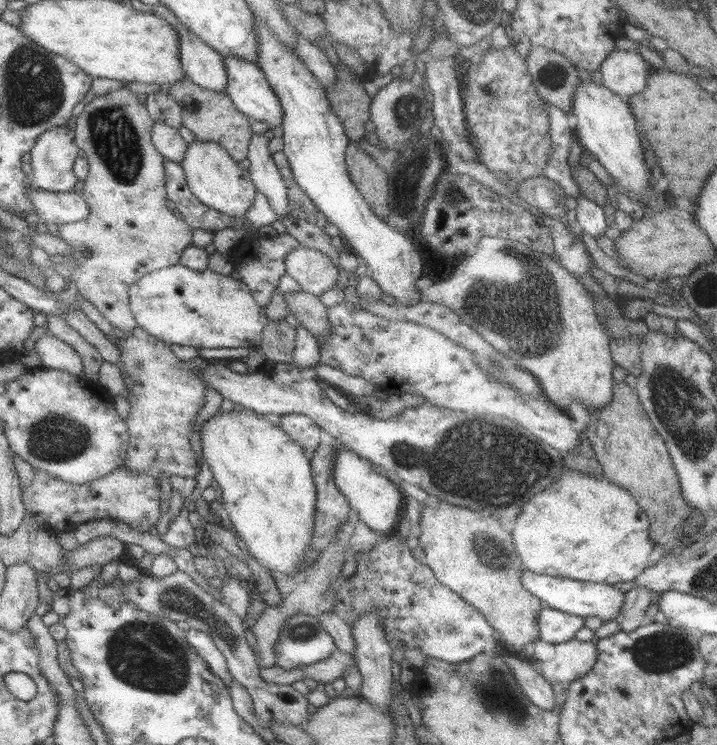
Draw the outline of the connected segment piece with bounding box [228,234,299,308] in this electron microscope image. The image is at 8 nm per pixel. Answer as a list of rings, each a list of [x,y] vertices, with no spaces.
[[[277,234],[274,238],[259,236],[249,238],[245,236],[233,253],[228,255],[233,261],[233,269],[237,280],[247,286],[253,300],[259,306],[265,308],[269,304],[273,289],[277,288],[279,278],[285,274],[285,256],[297,247],[299,247],[299,244],[289,234]]]

